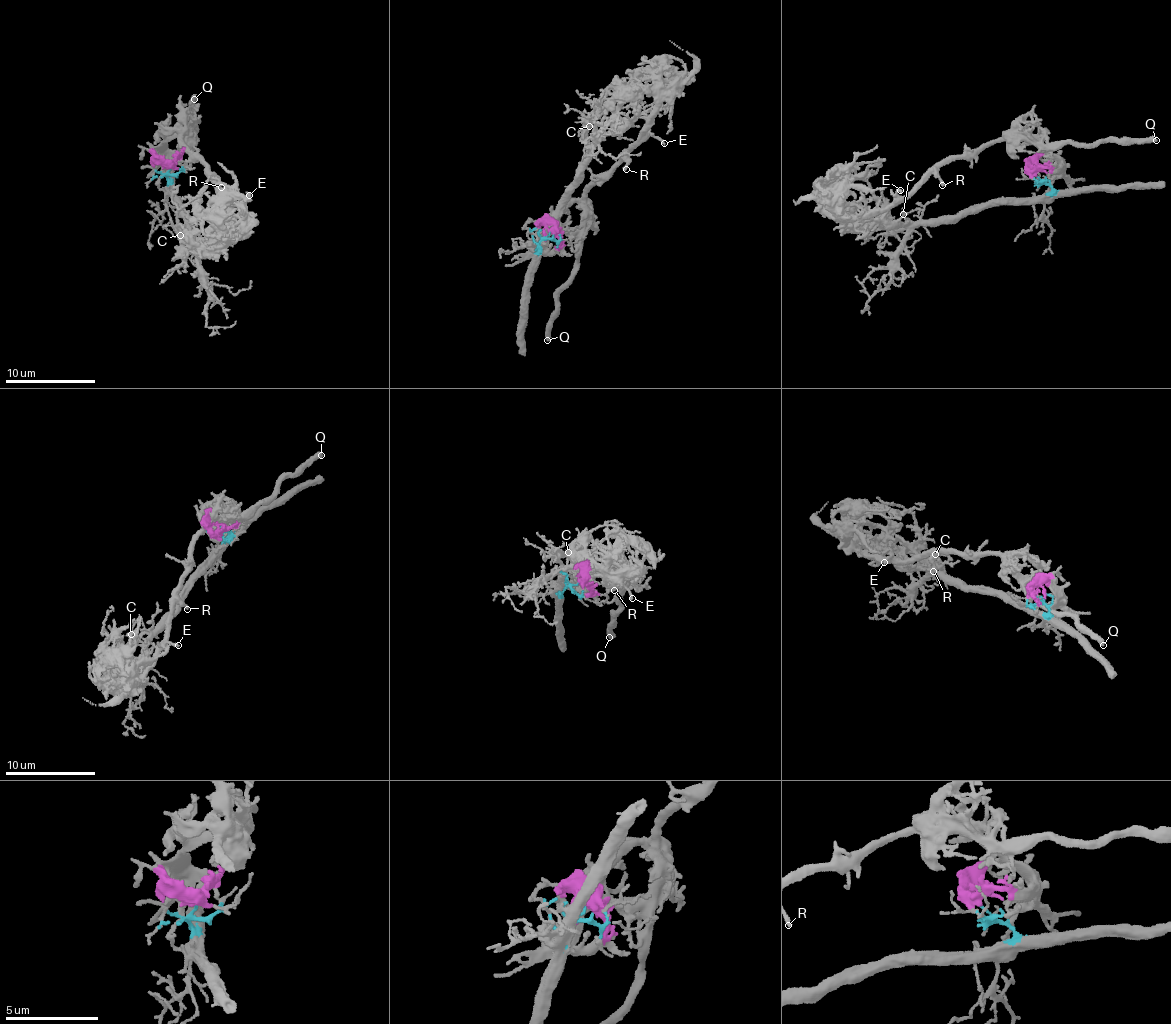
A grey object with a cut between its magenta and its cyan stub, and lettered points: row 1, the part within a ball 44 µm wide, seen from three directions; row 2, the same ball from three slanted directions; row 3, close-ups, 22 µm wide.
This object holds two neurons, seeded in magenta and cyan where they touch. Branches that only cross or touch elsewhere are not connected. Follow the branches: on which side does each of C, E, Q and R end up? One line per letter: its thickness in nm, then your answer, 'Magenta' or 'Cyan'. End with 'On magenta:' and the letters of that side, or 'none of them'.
C: Thickness 130 nm. Cyan
E: Thickness 150 nm. Magenta
Q: Thickness 480 nm. Magenta
R: Thickness 200 nm. Magenta
On magenta: E, Q, R

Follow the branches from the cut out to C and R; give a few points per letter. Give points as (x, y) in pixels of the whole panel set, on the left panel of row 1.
C: (169, 168), (167, 178), (173, 198), (188, 232), (186, 235), (176, 226), (180, 234)
R: (168, 166), (153, 152), (163, 141), (162, 136), (172, 130), (202, 158), (221, 187)

